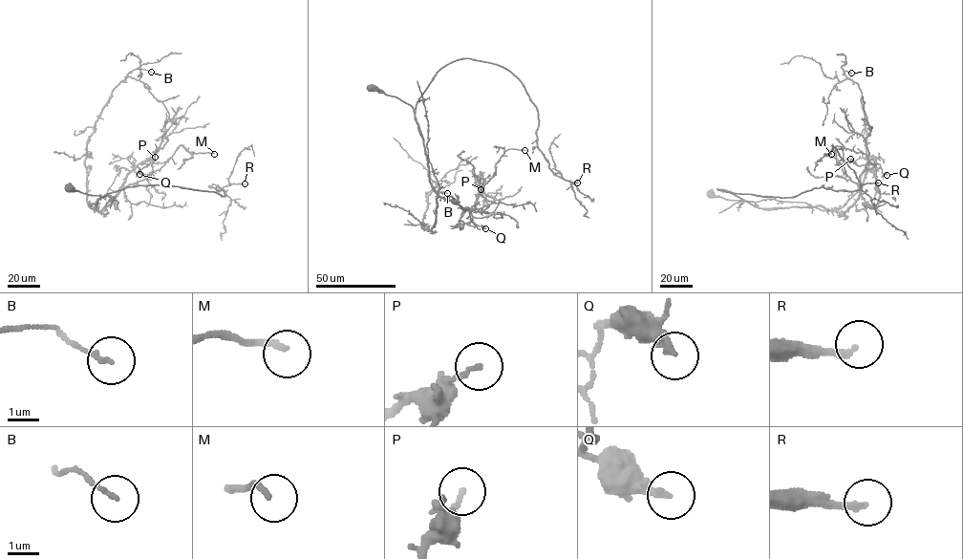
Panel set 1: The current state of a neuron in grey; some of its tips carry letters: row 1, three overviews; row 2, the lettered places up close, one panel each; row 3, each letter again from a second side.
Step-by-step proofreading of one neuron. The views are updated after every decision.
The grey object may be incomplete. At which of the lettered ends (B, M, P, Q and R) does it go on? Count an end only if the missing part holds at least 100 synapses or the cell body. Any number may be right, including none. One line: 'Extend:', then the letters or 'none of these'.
Extend: R

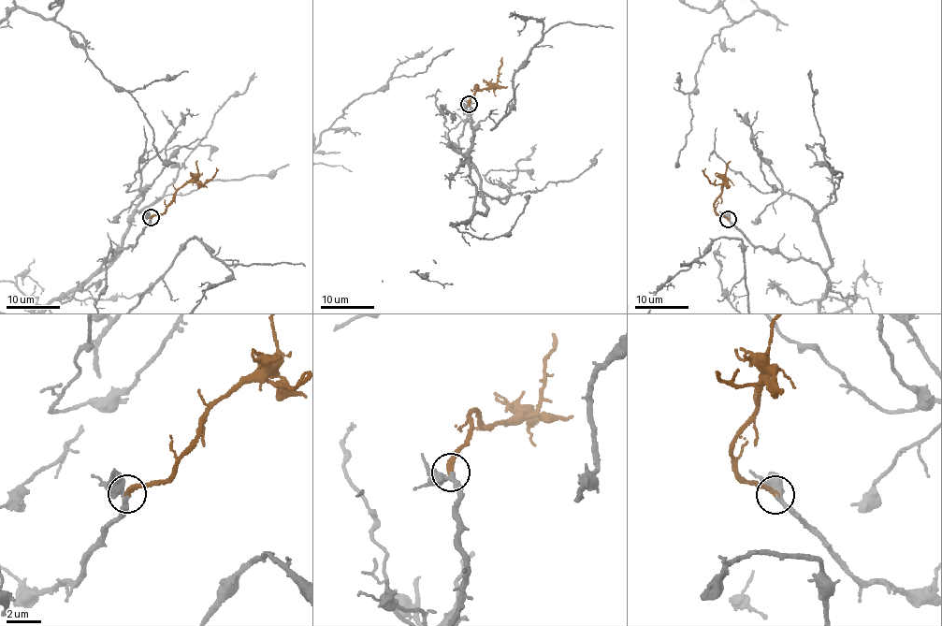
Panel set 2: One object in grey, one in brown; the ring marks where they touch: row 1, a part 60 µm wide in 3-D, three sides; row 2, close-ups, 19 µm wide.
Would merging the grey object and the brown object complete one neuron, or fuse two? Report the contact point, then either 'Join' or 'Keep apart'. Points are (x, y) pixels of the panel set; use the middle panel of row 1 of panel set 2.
Place: (469, 104). Join

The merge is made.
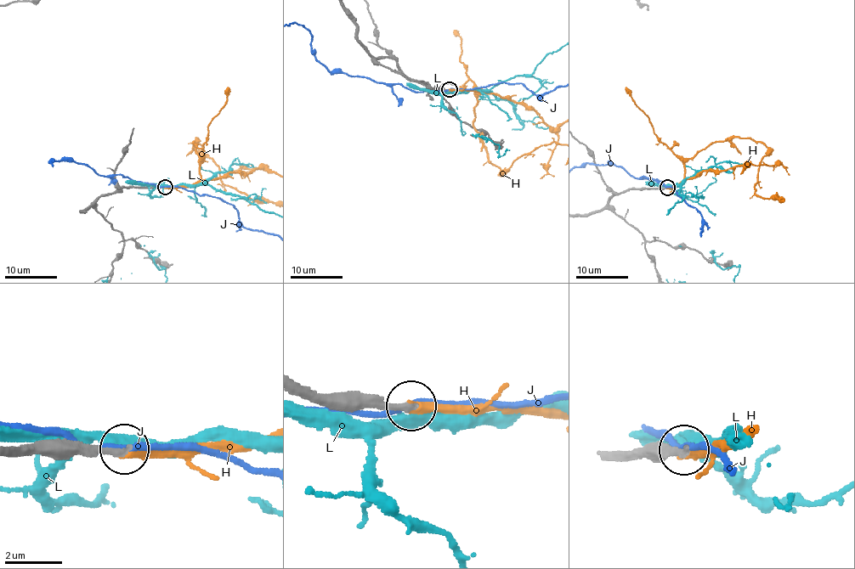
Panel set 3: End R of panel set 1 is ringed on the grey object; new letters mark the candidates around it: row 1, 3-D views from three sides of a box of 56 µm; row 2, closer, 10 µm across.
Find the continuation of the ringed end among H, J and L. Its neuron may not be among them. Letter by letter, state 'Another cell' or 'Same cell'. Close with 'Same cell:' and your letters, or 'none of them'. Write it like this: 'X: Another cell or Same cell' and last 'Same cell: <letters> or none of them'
H: Same cell
J: Another cell
L: Another cell
Same cell: H

